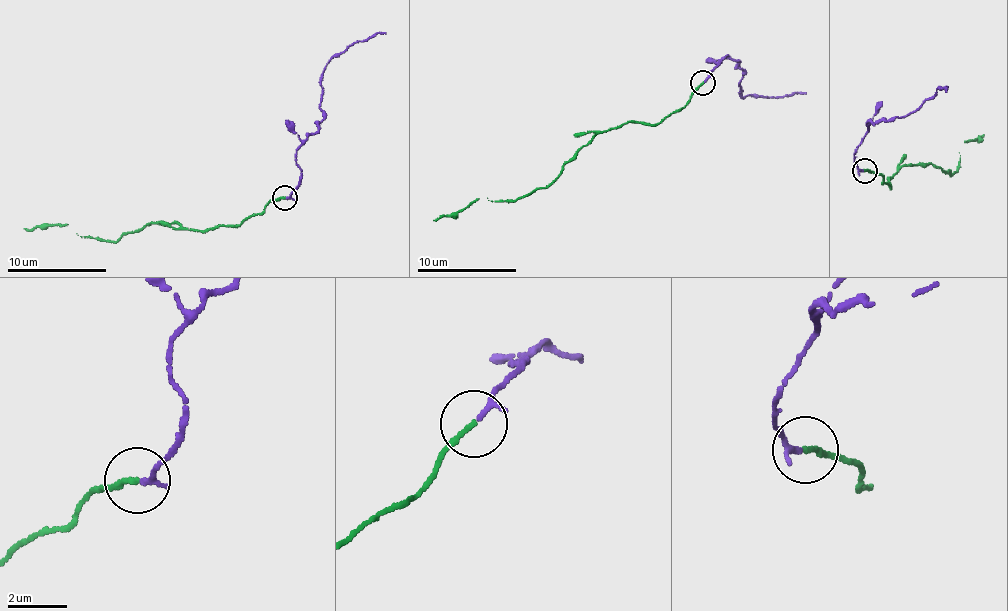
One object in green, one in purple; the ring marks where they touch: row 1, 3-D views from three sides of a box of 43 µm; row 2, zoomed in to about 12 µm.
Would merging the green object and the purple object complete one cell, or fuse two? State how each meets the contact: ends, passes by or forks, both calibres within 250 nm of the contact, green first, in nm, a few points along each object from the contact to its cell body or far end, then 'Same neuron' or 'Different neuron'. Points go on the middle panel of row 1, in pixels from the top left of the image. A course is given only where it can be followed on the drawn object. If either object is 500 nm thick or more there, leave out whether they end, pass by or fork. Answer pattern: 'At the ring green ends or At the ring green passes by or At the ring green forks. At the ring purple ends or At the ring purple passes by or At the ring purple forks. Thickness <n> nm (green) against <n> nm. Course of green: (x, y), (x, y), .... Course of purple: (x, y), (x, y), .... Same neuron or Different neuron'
At the ring green ends. At the ring purple passes by. Thickness 180 nm (green) against 130 nm. Course of green: (702, 82), (687, 104), (653, 124), (610, 127), (588, 142), (547, 186), (526, 195), (474, 199), (434, 221). Course of purple: (705, 82), (717, 61), (732, 57), (743, 71), (741, 96), (805, 94). Same neuron

